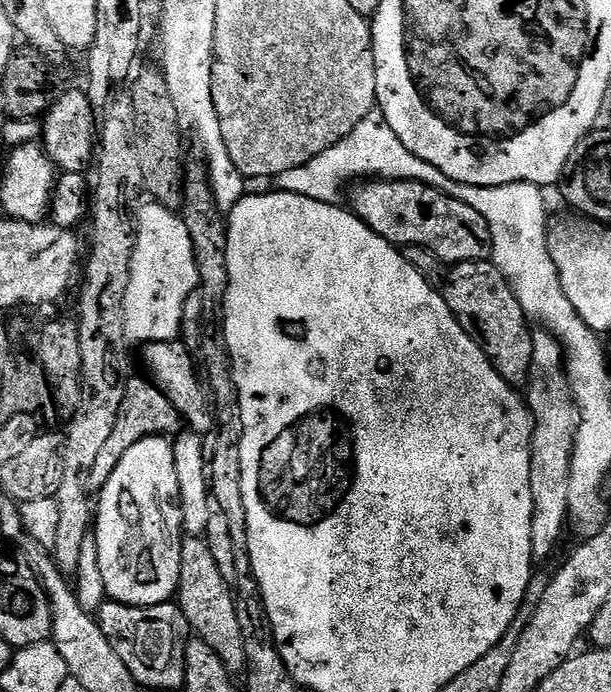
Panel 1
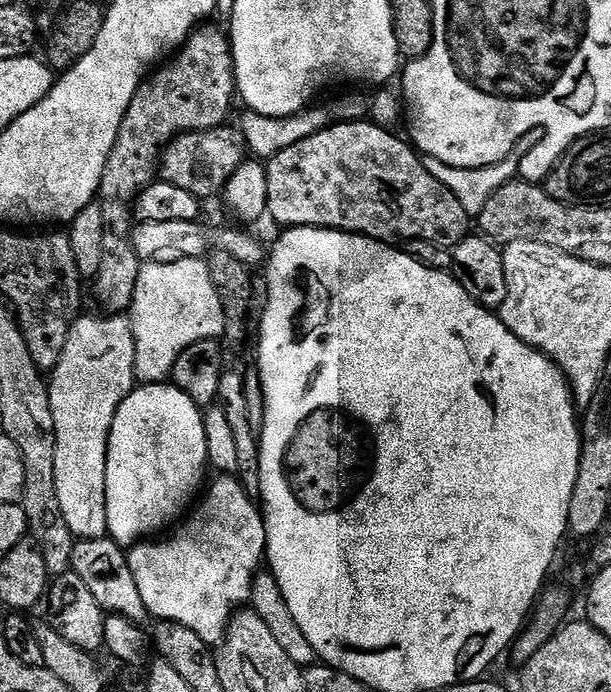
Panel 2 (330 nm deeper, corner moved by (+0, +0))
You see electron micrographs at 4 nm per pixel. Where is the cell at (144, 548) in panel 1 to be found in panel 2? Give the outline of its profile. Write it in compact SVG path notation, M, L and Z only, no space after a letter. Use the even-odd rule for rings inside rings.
M171 382L133 387L122 406L118 406L108 439L108 536L128 550L171 529L197 499L205 483L204 468L208 467L206 426L201 408Z

